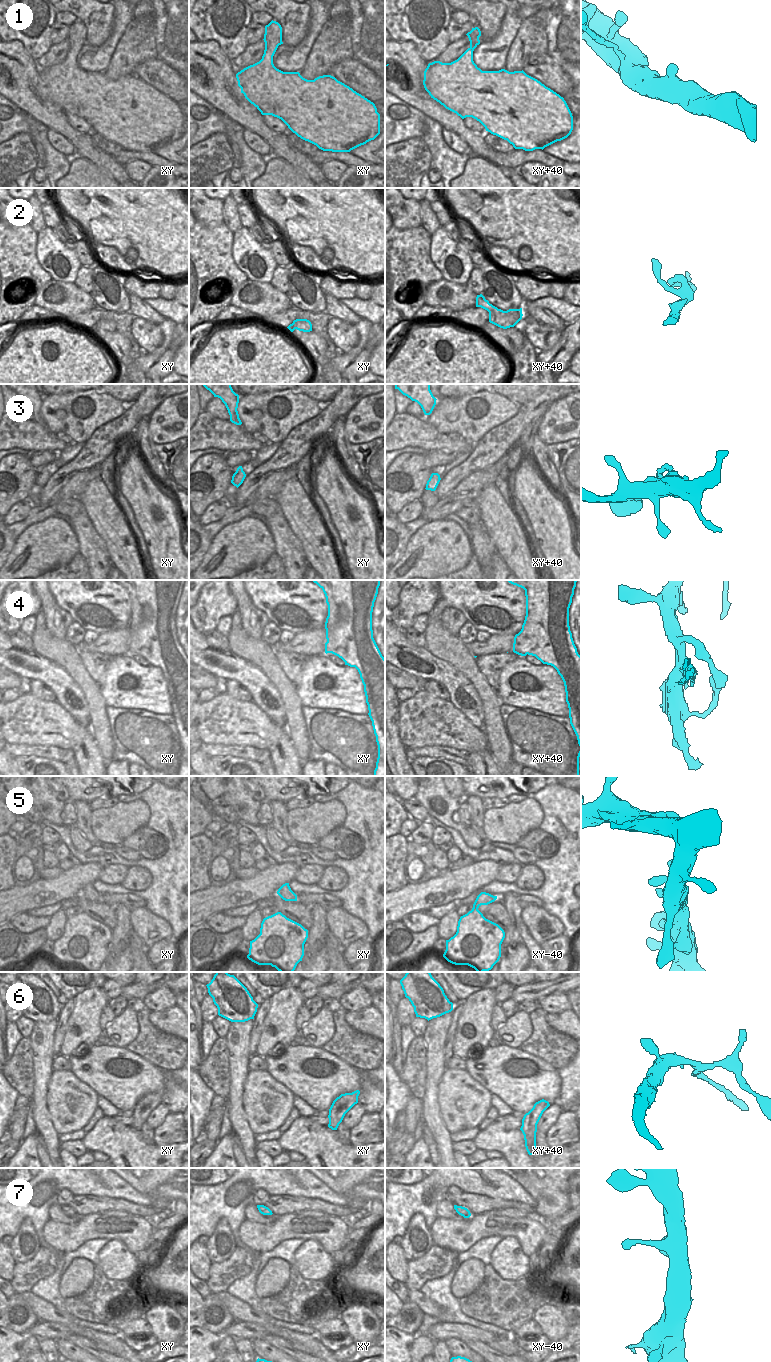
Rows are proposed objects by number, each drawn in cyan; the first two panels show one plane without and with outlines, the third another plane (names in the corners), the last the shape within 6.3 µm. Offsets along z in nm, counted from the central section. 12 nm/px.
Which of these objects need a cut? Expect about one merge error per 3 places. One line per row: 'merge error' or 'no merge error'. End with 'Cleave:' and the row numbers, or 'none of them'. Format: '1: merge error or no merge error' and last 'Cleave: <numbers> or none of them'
1: no merge error
2: no merge error
3: no merge error
4: merge error
5: no merge error
6: no merge error
7: no merge error
Cleave: 4

